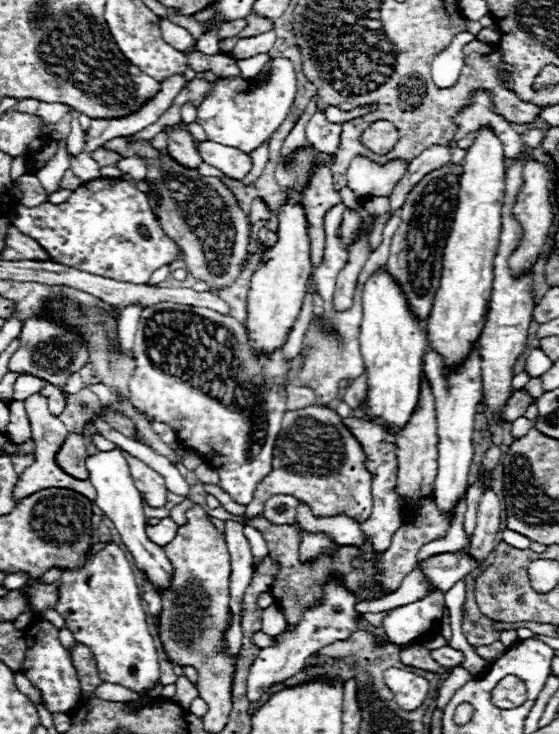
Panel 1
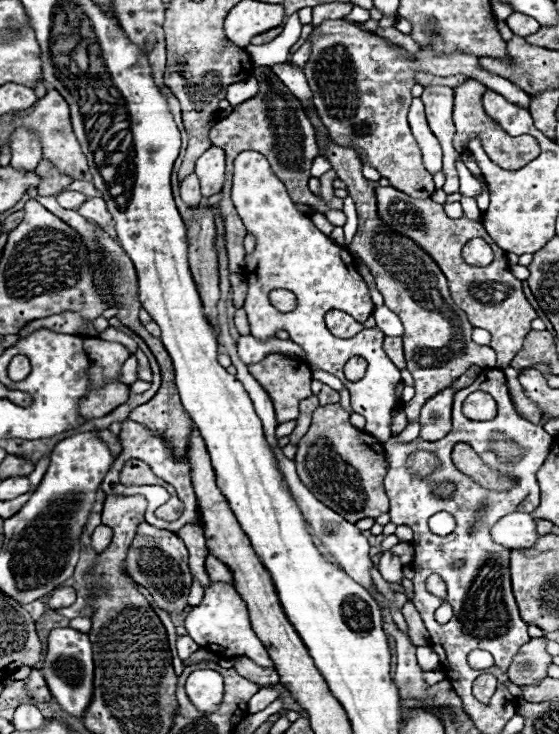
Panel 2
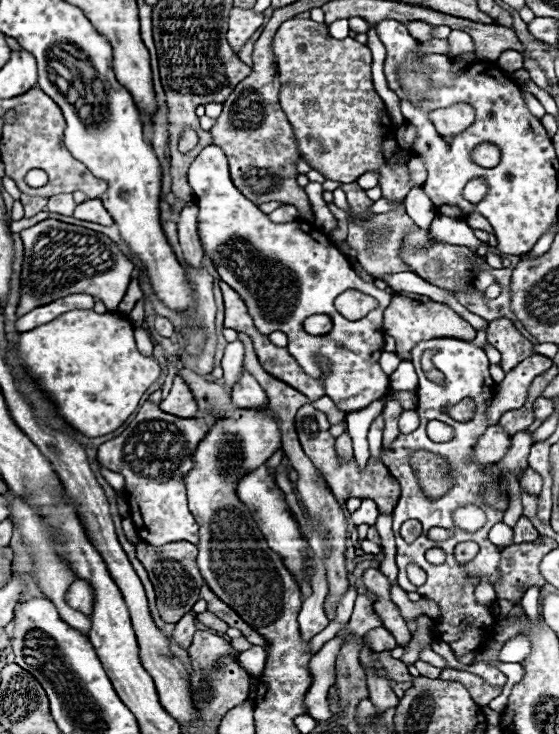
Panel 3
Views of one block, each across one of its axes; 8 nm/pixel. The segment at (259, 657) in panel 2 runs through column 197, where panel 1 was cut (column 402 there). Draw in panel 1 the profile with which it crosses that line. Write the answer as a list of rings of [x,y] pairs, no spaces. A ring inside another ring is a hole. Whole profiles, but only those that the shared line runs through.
[[[434,590],[424,600],[394,608],[382,622],[386,638],[394,644],[406,644],[430,636],[432,622],[436,618],[442,618],[442,606],[444,606],[444,592]]]

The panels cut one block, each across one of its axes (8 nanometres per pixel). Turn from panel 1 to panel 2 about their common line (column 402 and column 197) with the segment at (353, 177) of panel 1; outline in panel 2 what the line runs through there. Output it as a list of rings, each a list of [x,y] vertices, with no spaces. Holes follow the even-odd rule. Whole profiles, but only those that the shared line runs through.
[[[208,148],[196,162],[196,174],[200,178],[202,196],[212,196],[221,191],[226,178],[226,159],[222,148]]]

